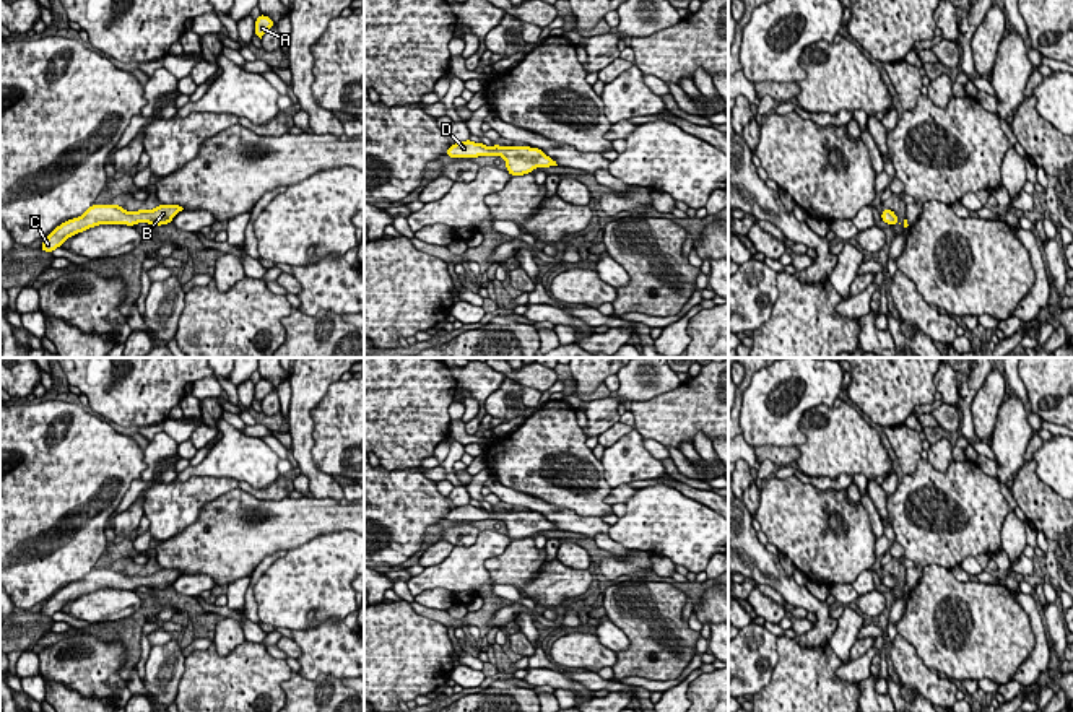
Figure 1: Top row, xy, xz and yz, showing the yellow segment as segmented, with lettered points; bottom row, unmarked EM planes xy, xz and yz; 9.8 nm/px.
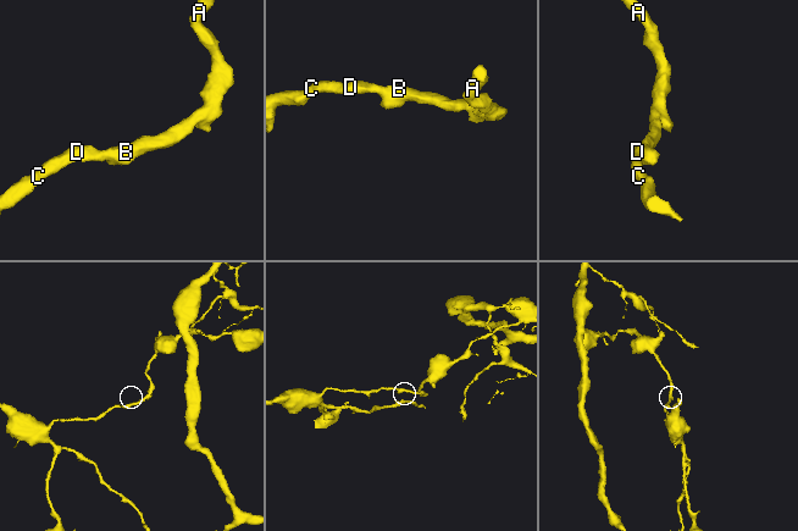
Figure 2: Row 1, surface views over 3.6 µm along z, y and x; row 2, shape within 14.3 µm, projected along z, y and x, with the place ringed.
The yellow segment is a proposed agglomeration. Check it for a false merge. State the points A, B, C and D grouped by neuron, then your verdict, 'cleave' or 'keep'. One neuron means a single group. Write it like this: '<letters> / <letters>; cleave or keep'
A B C D; keep

